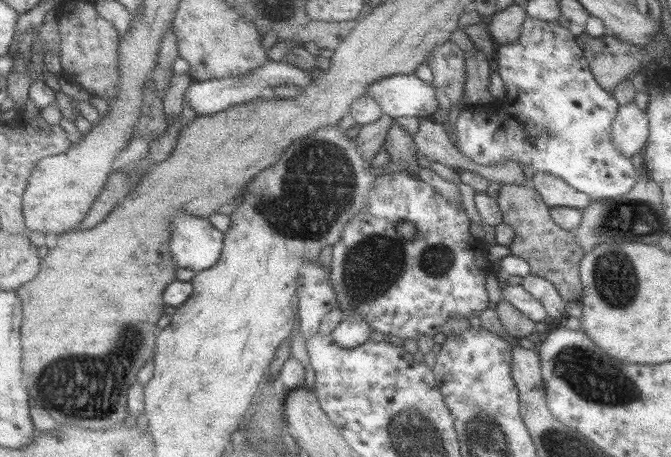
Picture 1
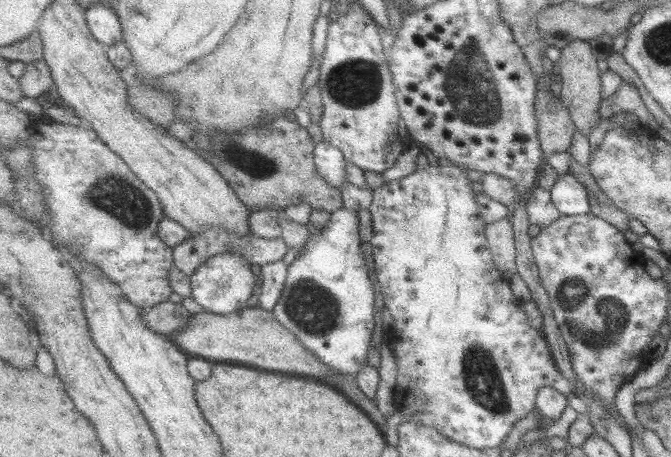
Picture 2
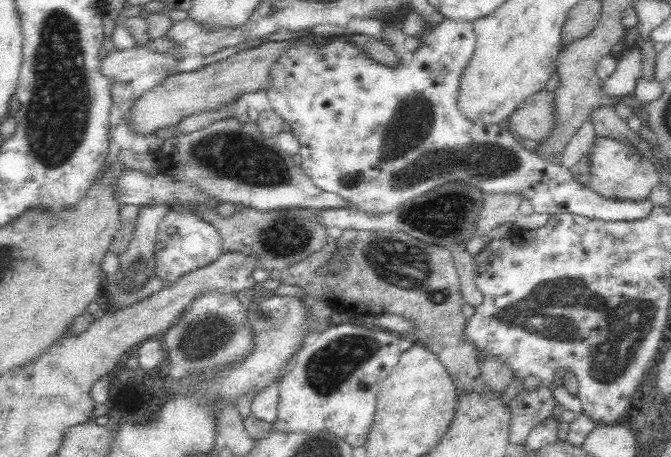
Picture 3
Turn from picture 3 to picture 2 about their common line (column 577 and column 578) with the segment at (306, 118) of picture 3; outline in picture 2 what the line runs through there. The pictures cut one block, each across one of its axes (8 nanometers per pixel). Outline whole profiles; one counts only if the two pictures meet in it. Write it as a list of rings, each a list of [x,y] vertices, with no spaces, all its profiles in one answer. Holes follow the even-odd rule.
[[[571,174],[558,176],[548,191],[553,206],[561,215],[571,216],[590,212],[585,187]]]

